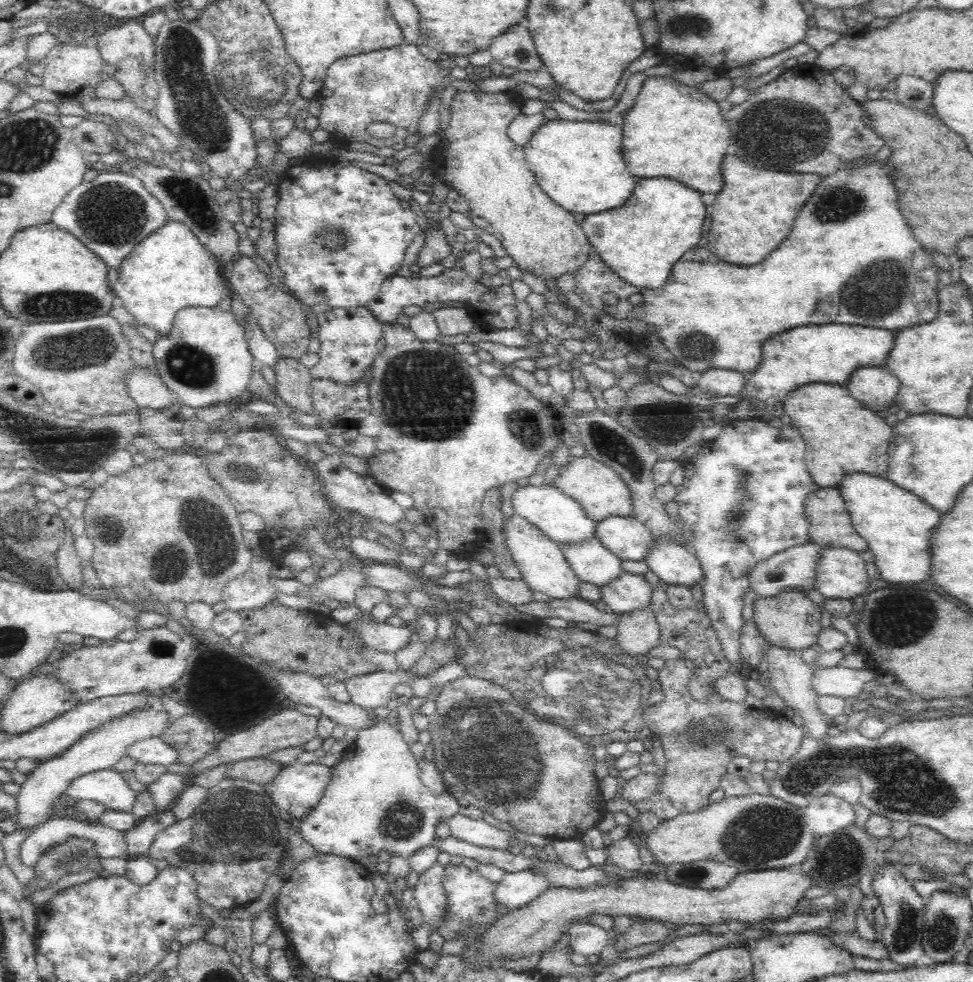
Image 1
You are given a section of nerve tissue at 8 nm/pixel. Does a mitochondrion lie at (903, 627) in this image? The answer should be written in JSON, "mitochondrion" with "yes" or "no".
{"mitochondrion":"yes"}

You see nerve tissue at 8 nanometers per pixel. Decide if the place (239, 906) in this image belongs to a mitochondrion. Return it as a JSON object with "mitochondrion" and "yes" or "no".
{"mitochondrion":"no"}

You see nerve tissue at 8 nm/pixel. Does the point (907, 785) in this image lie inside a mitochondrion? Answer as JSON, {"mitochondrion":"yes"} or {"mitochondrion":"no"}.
{"mitochondrion":"yes"}

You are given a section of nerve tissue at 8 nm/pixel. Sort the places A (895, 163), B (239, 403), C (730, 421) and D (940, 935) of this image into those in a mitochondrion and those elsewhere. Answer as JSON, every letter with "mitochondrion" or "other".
{"A":"other","B":"other","C":"other","D":"mitochondrion"}

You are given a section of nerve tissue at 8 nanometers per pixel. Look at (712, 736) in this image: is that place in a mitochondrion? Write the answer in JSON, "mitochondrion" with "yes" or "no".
{"mitochondrion":"yes"}

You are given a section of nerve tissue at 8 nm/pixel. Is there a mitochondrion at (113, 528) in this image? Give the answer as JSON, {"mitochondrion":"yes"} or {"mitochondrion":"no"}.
{"mitochondrion":"yes"}

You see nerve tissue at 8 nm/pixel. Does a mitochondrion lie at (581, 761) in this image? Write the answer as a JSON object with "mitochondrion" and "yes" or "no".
{"mitochondrion":"no"}

